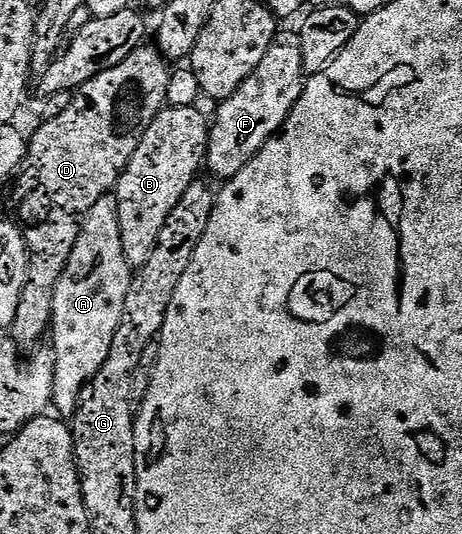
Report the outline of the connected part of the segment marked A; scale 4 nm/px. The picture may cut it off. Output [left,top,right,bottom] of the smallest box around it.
[51,195,133,418]

